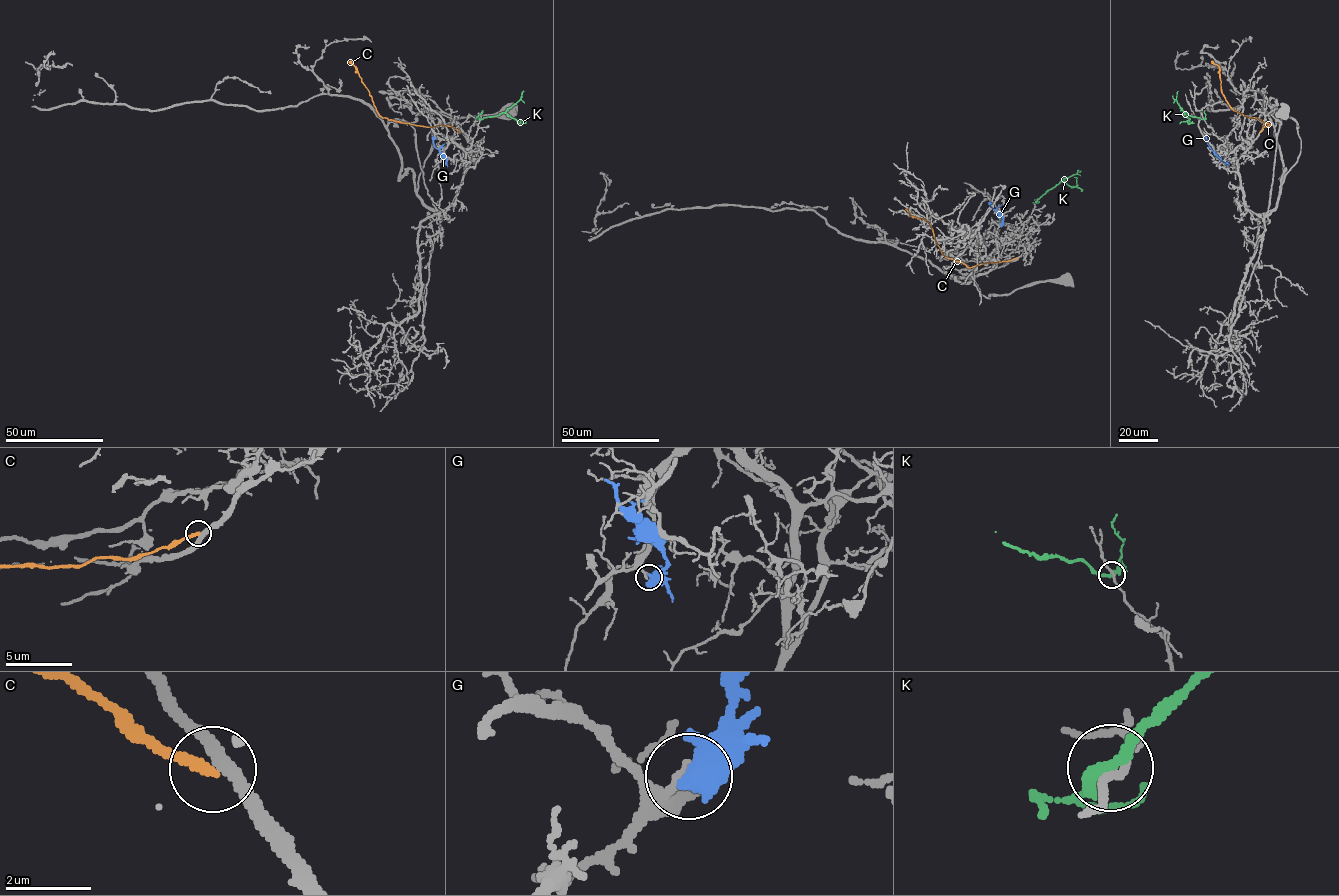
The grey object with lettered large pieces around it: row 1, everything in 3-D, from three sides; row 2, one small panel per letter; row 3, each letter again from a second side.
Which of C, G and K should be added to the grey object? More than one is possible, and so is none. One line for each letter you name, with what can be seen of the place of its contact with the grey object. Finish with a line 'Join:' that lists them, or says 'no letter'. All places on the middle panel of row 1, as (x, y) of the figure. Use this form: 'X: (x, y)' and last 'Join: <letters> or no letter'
Join: no letter

